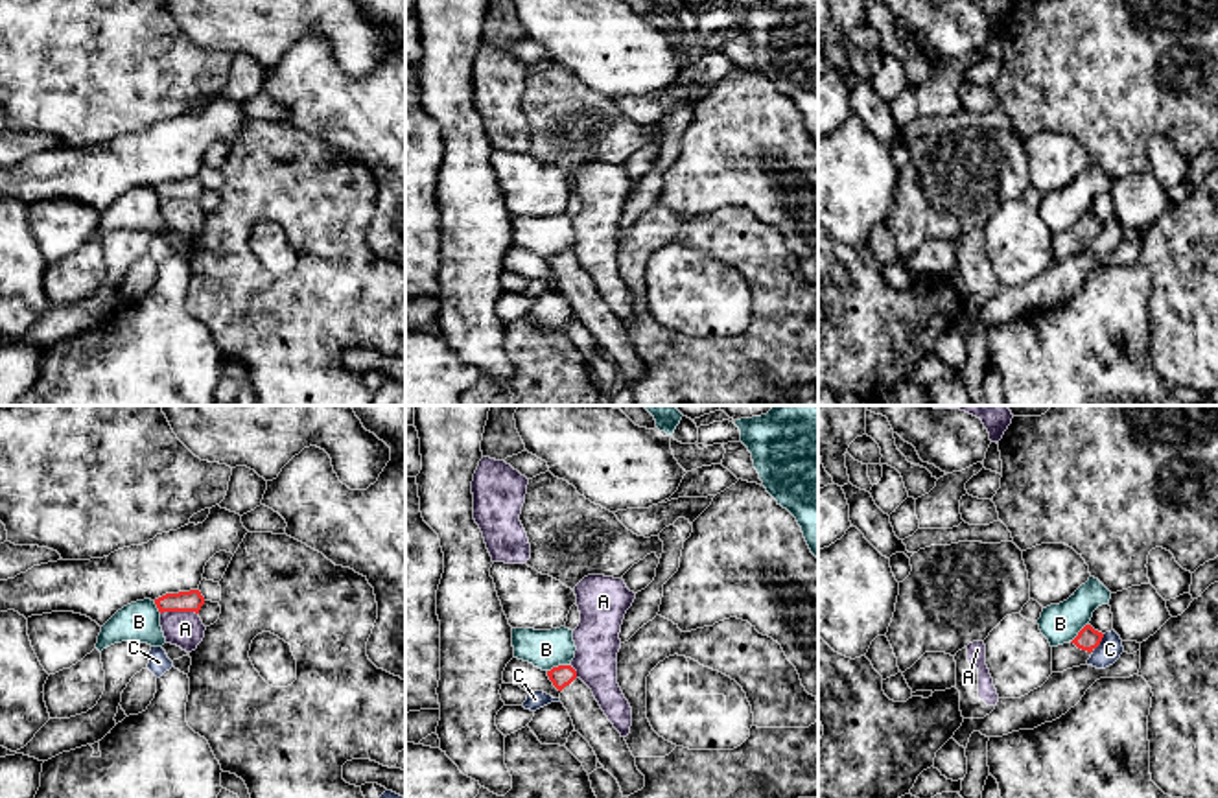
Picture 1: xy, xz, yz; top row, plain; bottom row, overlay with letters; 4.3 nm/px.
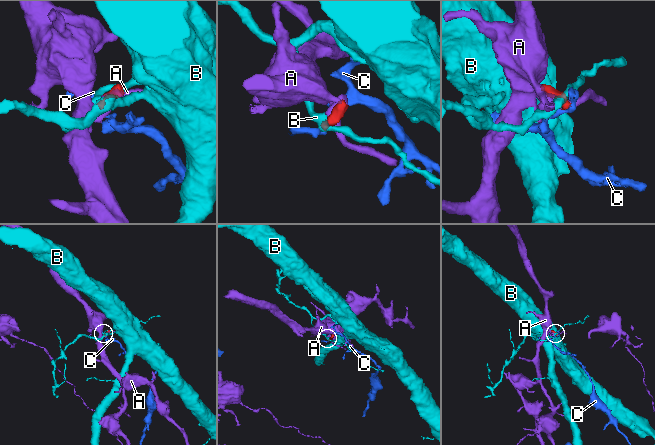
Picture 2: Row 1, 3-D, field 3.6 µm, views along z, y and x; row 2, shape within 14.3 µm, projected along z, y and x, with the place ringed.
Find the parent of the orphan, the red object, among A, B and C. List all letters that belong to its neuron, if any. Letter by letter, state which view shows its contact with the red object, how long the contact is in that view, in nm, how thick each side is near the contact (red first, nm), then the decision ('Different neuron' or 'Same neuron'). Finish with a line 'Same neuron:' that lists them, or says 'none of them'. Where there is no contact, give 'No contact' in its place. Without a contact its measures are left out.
A: Touches red in xy. Shared border 170 nm. Thickness 100 nm (red) against 160 nm. Different neuron
B: Touches red in xz. Shared border 100 nm. Thickness 90 nm (red) against 170 nm. Different neuron
C: Touches red in yz. Shared border 100 nm. Thickness 100 nm (red) against 110 nm. Different neuron
Same neuron: none of them

